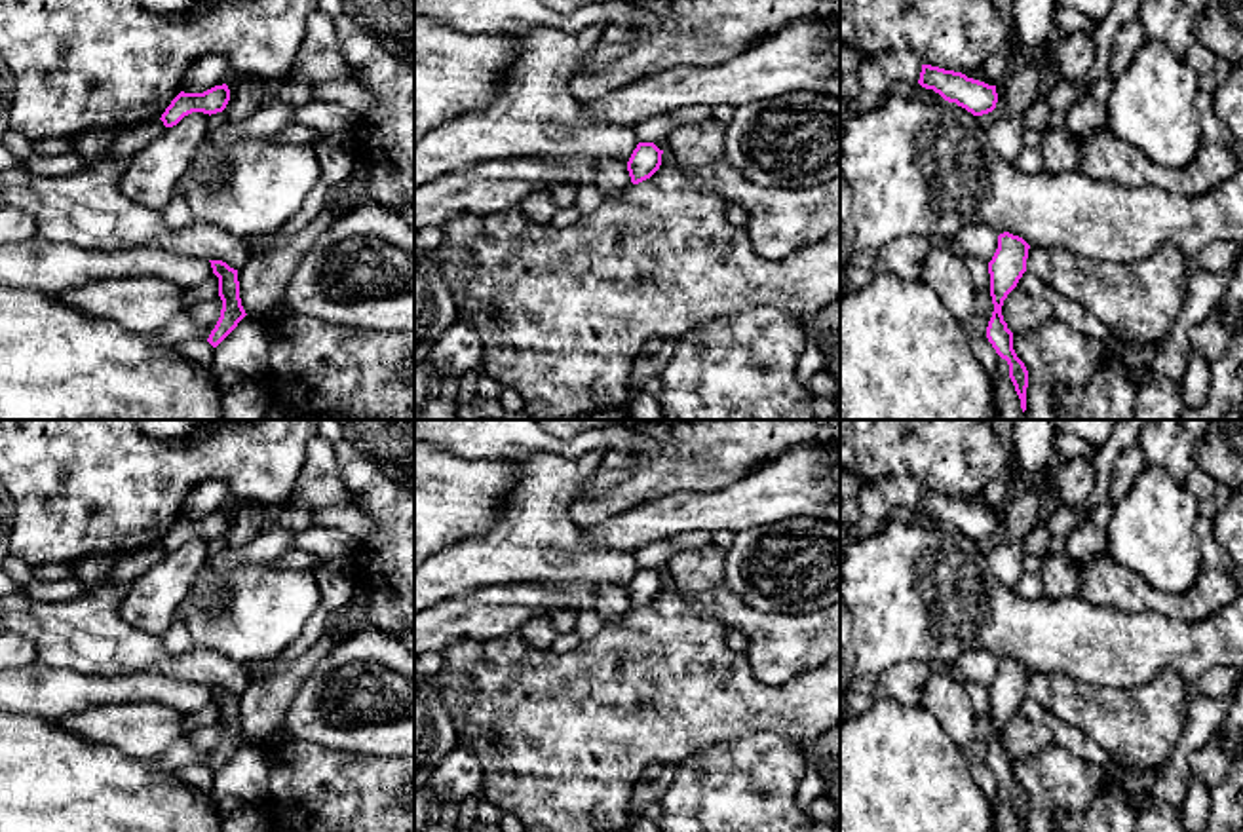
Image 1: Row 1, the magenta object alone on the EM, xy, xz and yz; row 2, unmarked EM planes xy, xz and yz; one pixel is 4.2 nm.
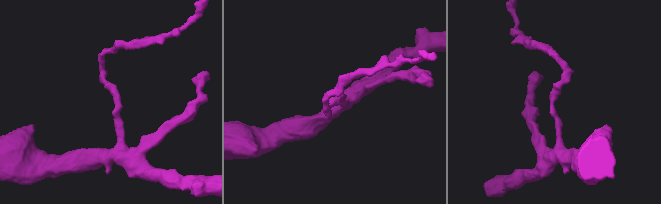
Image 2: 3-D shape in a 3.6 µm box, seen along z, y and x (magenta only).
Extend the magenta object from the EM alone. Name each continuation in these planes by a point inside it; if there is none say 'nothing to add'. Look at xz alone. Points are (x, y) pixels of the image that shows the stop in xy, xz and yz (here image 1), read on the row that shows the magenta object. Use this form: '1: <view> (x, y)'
nothing to add

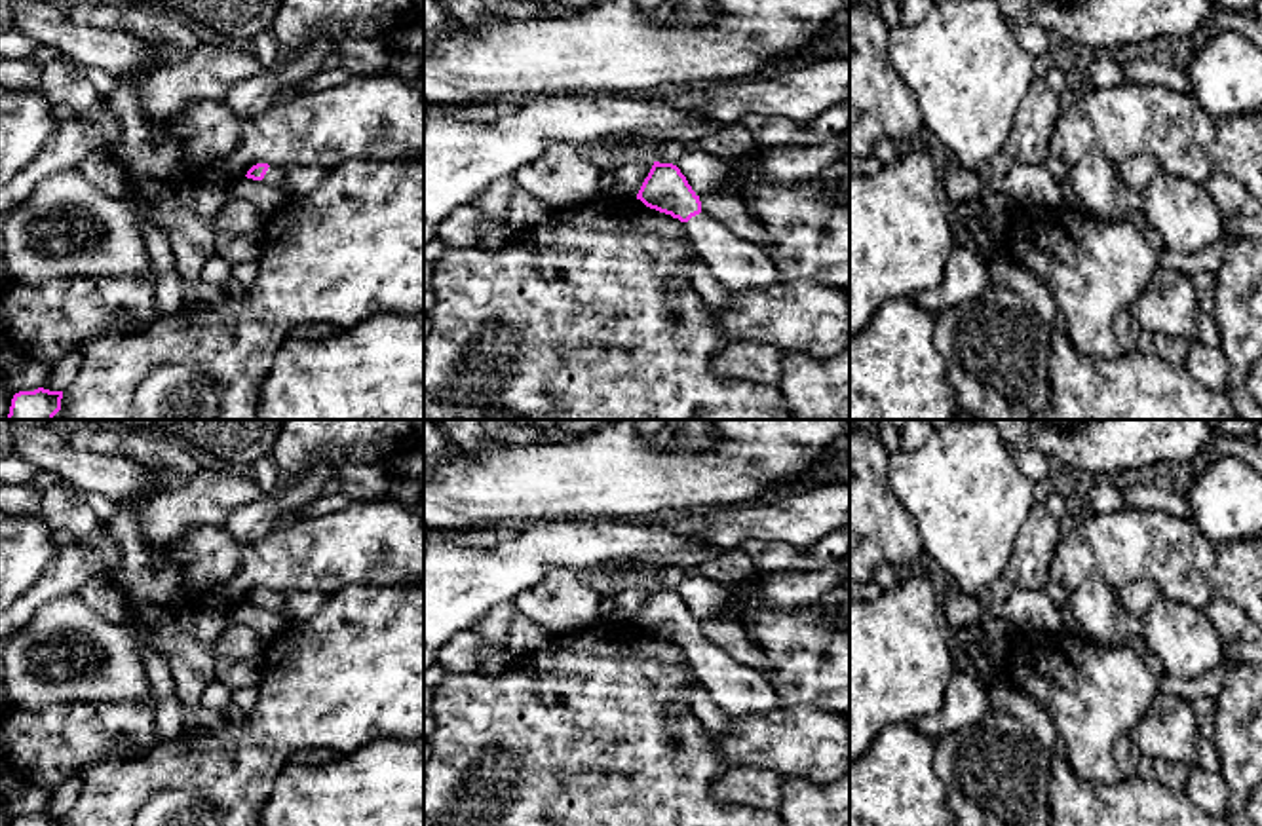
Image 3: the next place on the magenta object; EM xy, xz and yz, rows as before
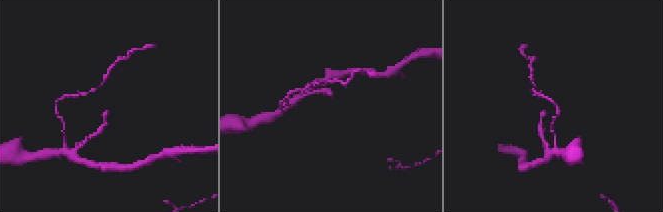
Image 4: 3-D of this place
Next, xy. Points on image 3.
1: xy (276, 173)

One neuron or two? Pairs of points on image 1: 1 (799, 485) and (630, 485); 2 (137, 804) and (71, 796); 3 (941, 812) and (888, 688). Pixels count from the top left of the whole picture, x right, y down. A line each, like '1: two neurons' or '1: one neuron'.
1: two neurons
2: one neuron
3: two neurons

